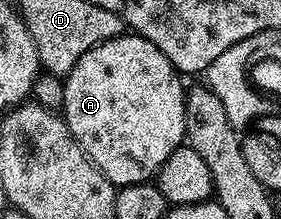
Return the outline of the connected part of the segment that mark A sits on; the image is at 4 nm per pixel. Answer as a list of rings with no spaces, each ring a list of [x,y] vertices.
[[[136,35],[112,37],[103,43],[99,43],[95,47],[91,47],[91,51],[87,51],[87,53],[75,63],[75,67],[69,72],[68,77],[64,78],[64,123],[71,131],[71,135],[79,143],[82,151],[89,156],[90,163],[94,165],[114,187],[143,185],[152,182],[157,174],[161,172],[163,163],[167,163],[167,155],[171,155],[171,151],[178,149],[185,141],[185,94],[187,89],[186,86],[181,86],[181,81],[183,81],[182,74],[178,73],[176,67],[169,62],[167,55],[163,55],[163,51],[159,51],[159,47],[155,47],[155,43],[151,43],[145,37]]]

